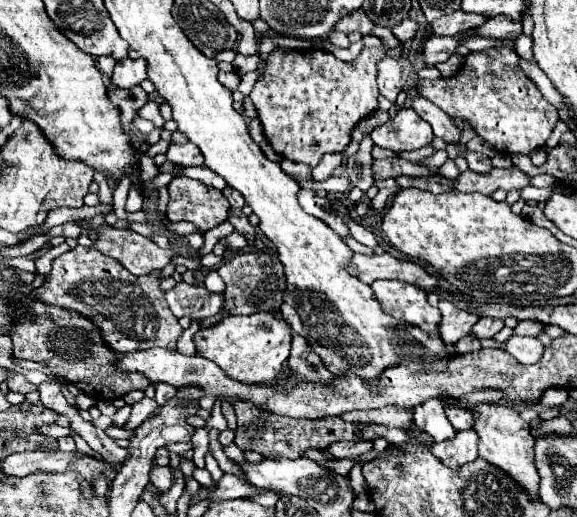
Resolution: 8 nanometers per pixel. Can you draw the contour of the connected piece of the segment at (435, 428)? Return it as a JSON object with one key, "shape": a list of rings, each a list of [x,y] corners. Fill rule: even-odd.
{"shape":[[[427,400],[415,408],[413,426],[425,434],[429,434],[435,442],[451,440],[457,436],[457,430],[445,416],[445,408],[441,400]]]}

